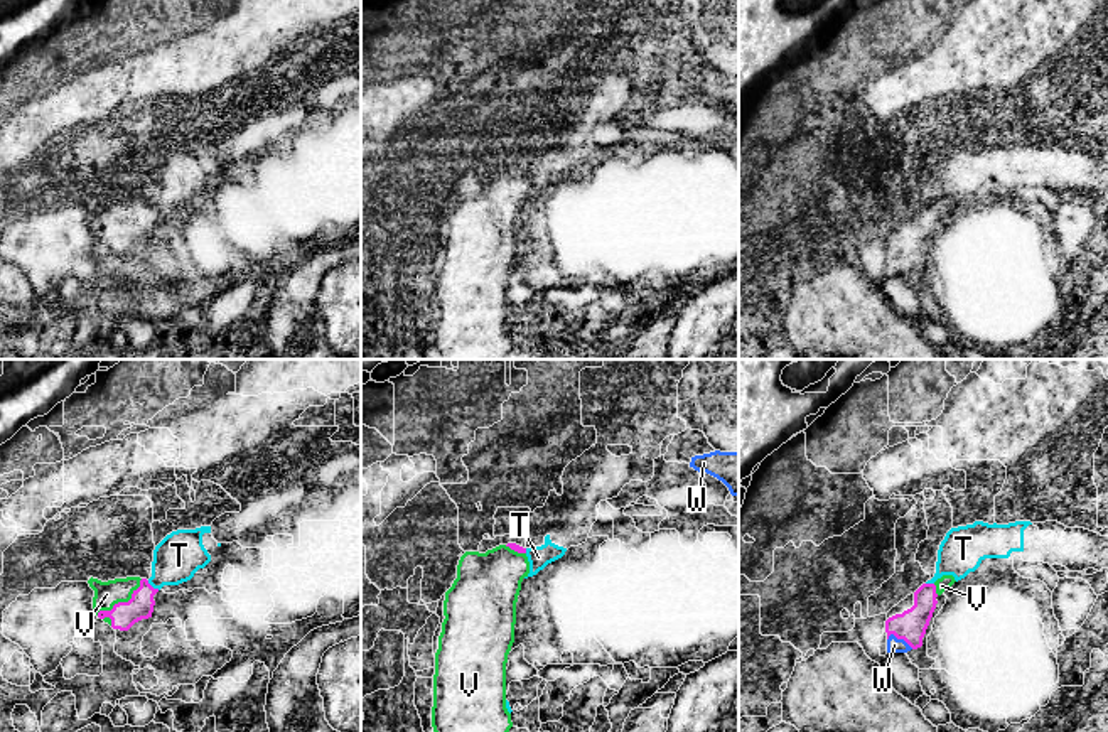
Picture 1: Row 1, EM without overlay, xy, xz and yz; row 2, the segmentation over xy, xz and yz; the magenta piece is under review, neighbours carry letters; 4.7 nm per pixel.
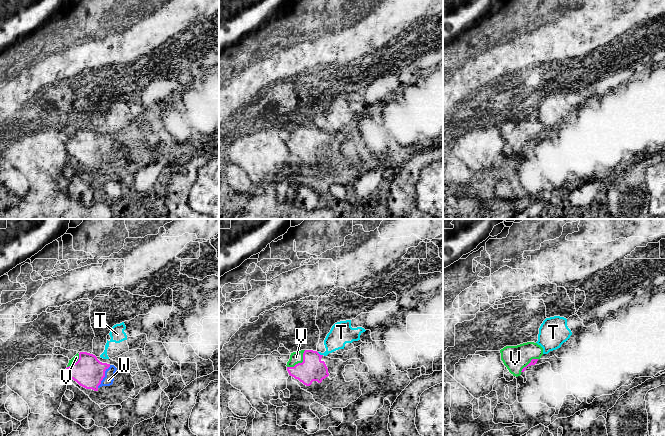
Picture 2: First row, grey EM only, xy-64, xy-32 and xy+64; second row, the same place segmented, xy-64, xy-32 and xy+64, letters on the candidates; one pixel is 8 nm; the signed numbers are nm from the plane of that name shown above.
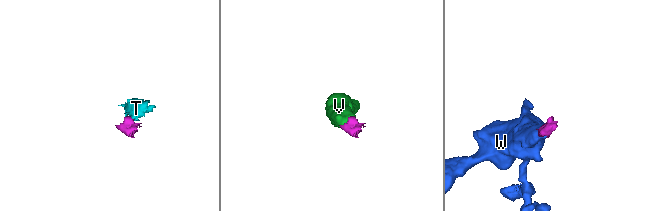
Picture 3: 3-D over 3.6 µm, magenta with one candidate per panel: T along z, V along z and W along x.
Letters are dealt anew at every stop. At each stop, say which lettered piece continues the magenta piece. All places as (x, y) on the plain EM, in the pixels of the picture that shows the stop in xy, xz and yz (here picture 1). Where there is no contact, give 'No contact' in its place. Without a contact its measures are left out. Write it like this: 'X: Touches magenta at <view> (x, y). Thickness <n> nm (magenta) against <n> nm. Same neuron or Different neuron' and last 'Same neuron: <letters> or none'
T: Touches magenta at xy (152, 209). Thickness 130 nm (magenta) against 220 nm. Different neuron
V: Touches magenta at xy (122, 225). Thickness 130 nm (magenta) against 120 nm. Same neuron
W: Touches magenta at yz (901, 260). Thickness 150 nm (magenta) against 70 nm. Same neuron
Same neuron: V, W

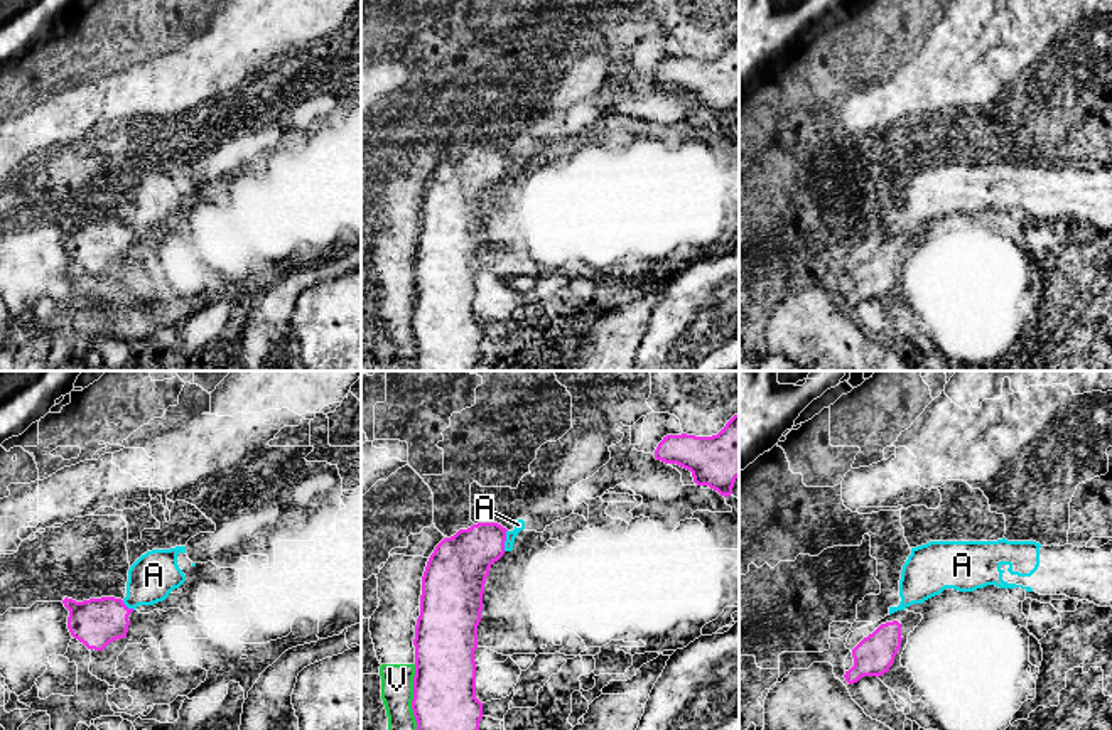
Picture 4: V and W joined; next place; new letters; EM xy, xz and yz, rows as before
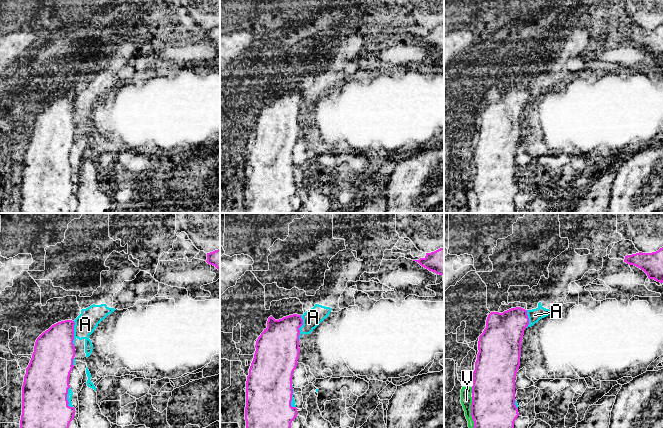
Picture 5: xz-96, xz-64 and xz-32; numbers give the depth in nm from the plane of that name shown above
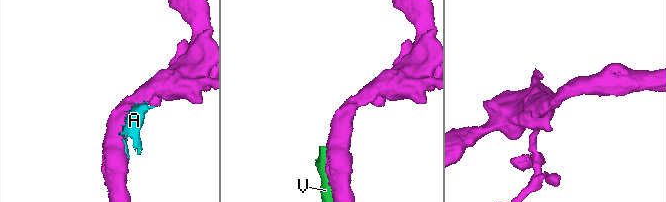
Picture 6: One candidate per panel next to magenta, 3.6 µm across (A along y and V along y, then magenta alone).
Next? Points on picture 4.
A: Touches magenta at xz (505, 162). Thickness 280 nm (magenta) against 50 nm. Different neuron
V: Touches magenta at xz (412, 329). Thickness 320 nm (magenta) against 160 nm. Different neuron
Same neuron: none

